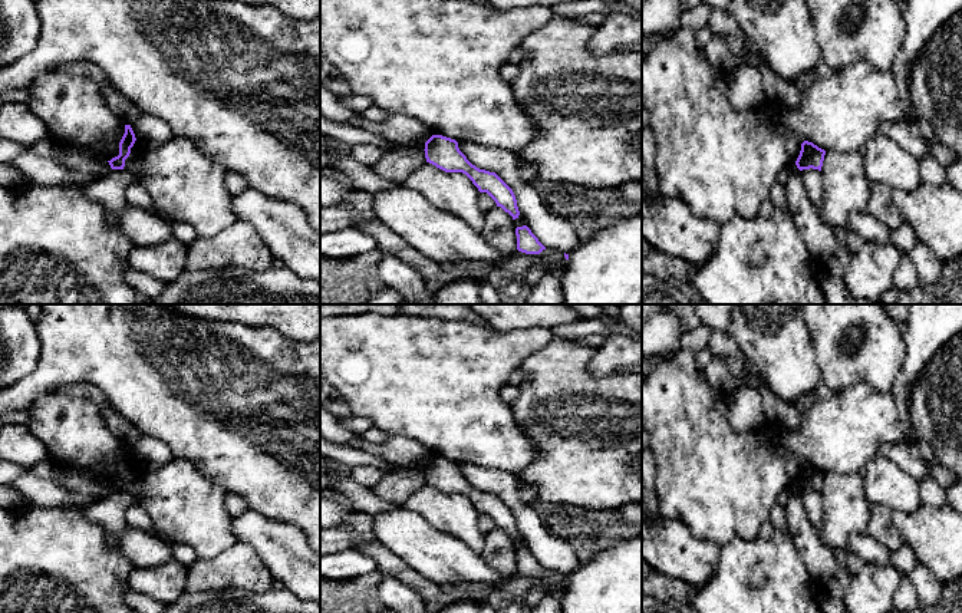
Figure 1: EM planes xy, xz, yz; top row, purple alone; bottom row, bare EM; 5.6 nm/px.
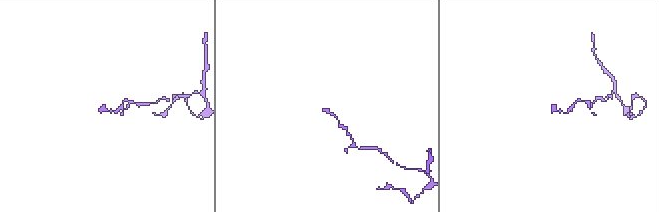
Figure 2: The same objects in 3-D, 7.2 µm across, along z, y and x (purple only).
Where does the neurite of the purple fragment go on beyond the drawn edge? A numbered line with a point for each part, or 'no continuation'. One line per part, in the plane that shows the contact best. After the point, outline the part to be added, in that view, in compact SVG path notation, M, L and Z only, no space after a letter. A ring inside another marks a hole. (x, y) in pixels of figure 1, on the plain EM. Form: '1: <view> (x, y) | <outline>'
no continuation

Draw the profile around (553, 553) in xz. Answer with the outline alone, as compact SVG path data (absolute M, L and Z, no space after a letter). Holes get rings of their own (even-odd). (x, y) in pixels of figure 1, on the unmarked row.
M458 462L458 469L472 487L495 494L513 511L527 548L546 570L570 576L582 566L574 547L548 533L534 508L521 501L521 482L515 475L471 462Z

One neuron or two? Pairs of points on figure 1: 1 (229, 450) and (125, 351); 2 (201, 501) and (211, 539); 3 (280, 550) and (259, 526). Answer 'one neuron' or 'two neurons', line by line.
1: one neuron
2: one neuron
3: one neuron

